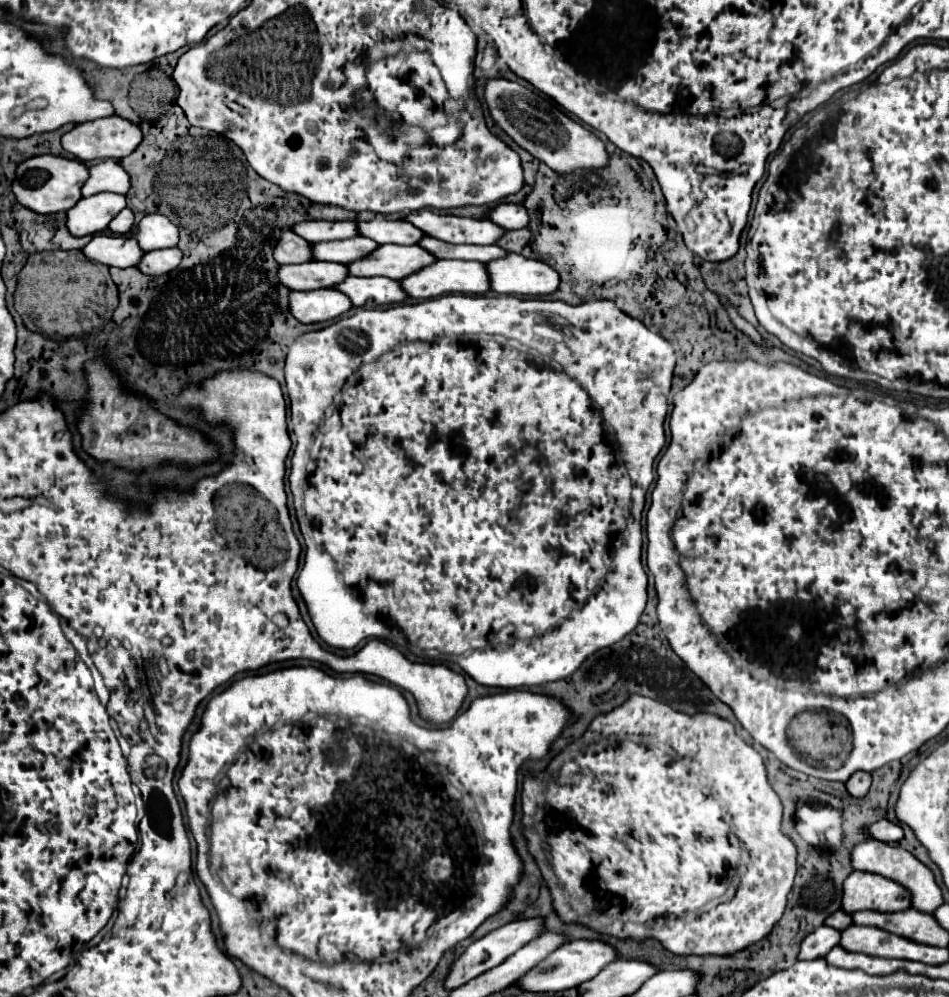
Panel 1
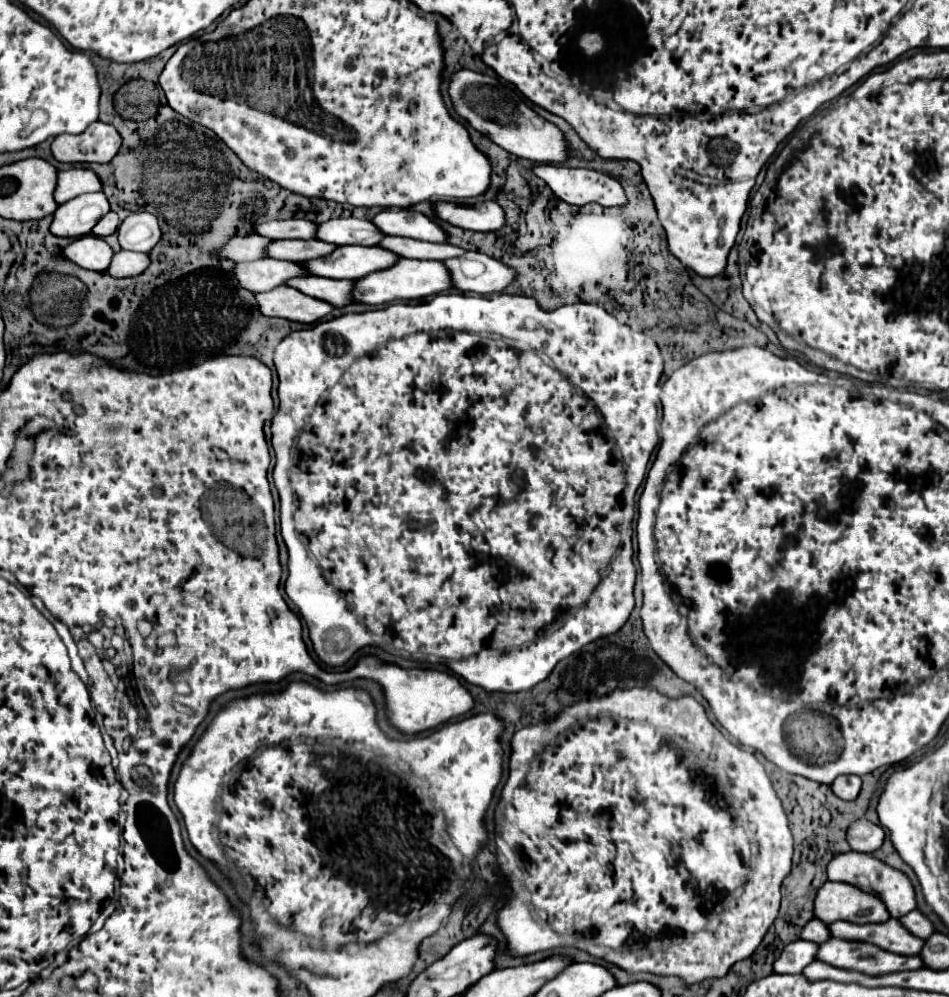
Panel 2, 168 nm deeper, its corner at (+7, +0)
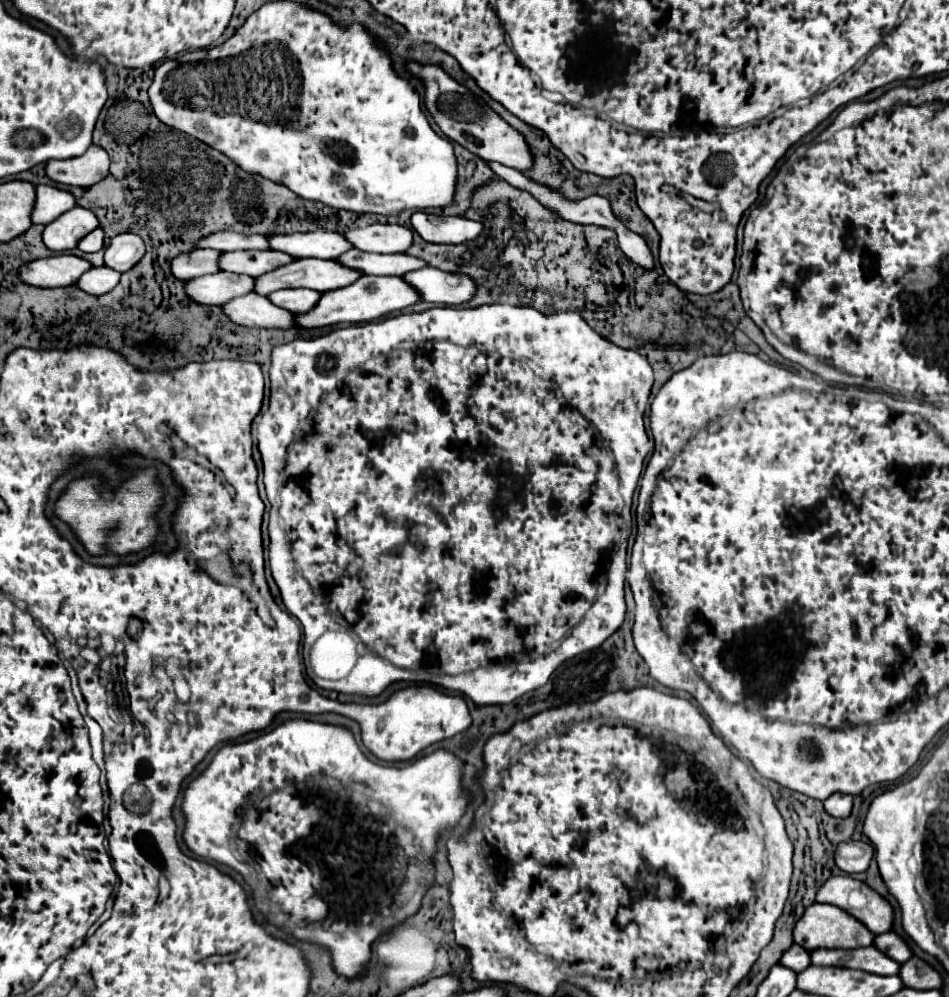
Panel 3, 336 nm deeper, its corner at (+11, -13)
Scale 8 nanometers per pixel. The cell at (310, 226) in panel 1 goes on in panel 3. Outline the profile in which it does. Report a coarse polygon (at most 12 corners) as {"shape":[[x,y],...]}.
{"shape":[[221,230],[195,242],[195,248],[267,250],[261,234]]}

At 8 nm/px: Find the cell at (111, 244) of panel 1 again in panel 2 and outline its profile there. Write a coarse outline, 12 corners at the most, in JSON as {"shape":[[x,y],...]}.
{"shape":[[95,235],[75,239],[63,255],[79,267],[105,271],[113,249]]}

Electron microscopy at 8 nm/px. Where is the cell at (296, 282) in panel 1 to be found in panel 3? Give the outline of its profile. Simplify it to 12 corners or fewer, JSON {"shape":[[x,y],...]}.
{"shape":[[217,272],[185,280],[193,302],[221,306],[253,292],[251,276]]}

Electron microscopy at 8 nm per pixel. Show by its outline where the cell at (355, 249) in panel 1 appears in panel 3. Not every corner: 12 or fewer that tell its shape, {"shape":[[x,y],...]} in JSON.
{"shape":[[243,250],[219,256],[219,270],[257,278],[293,262],[275,250]]}

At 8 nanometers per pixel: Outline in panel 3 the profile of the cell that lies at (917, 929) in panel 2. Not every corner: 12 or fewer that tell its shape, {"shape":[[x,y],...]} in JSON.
{"shape":[[895,932],[875,936],[877,950],[903,964],[911,958],[909,946]]}

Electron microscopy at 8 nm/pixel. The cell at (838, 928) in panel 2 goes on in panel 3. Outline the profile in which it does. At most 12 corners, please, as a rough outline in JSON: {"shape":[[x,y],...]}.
{"shape":[[875,946],[815,950],[813,966],[899,974],[895,960]]}

